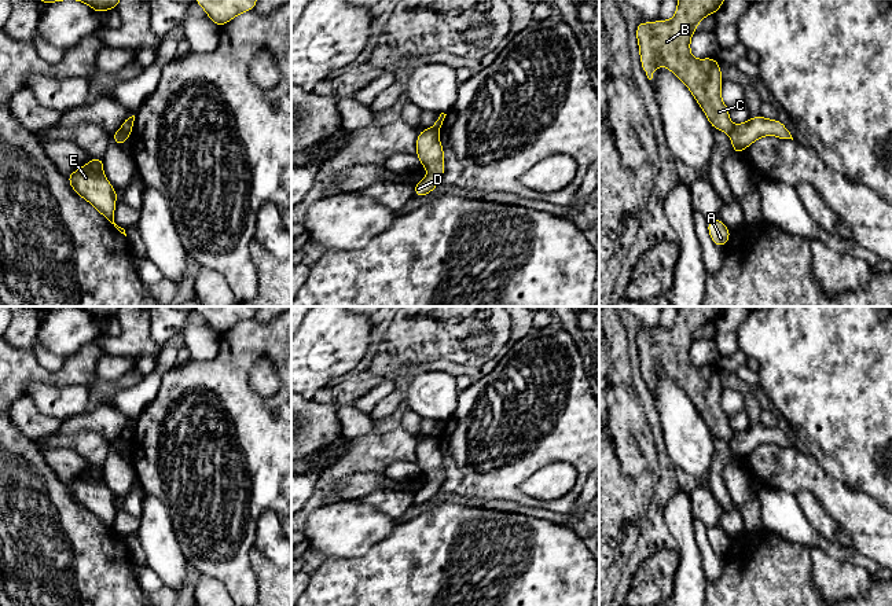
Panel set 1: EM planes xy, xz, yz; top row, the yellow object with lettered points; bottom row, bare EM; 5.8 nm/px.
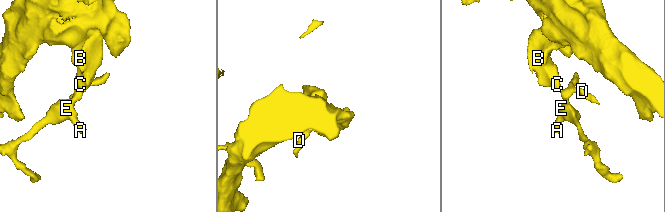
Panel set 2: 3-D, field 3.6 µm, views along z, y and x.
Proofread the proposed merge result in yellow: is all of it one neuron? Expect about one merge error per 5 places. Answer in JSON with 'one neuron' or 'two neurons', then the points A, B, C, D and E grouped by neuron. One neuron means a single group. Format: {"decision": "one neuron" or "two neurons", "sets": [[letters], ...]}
{"decision": "two neurons", "sets": [["A", "D", "E"], ["B", "C"]]}

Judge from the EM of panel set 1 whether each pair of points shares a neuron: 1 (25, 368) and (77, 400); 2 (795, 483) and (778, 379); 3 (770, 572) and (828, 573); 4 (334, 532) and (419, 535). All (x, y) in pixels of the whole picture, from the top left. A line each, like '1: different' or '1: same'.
1: different
2: different
3: different
4: different

